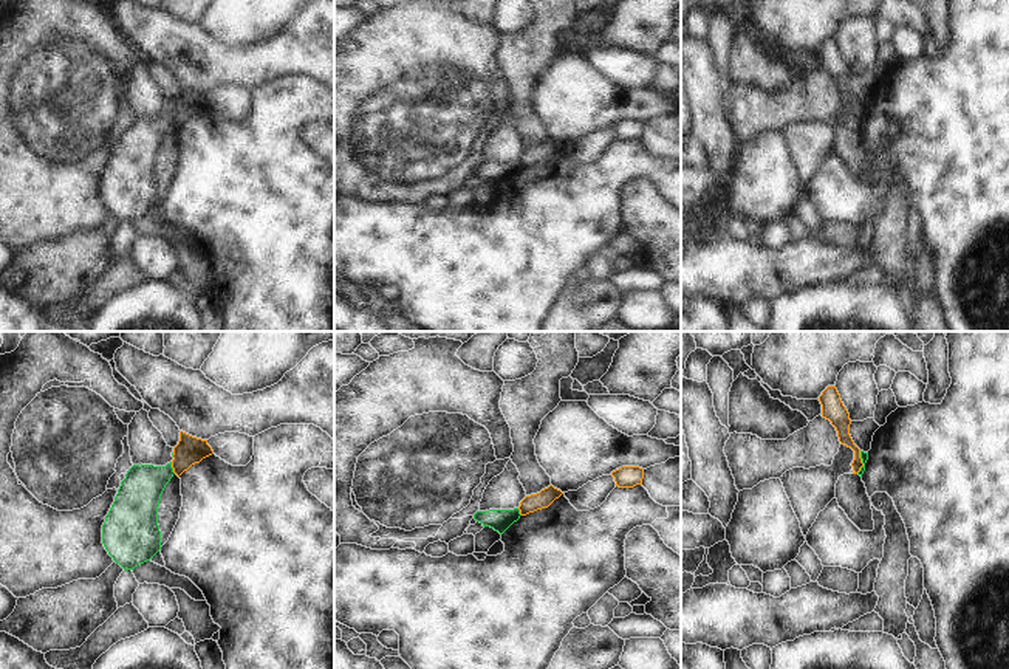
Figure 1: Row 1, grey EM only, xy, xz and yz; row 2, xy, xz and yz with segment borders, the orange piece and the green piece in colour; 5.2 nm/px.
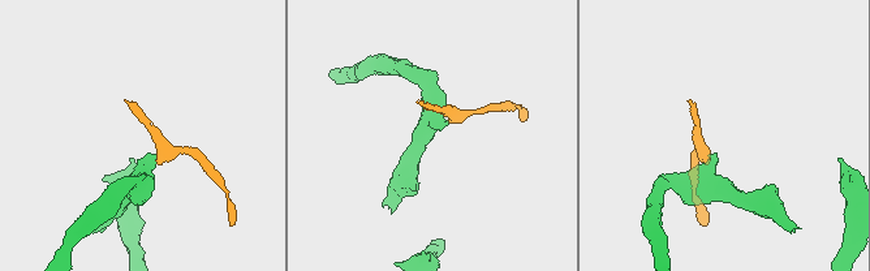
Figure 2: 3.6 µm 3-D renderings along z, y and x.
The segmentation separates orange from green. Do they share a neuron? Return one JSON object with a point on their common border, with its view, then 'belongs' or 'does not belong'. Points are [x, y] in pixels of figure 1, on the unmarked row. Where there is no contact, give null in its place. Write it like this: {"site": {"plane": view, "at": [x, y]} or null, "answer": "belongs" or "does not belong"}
{"site": {"plane": "xy", "at": [172, 120]}, "answer": "does not belong"}

